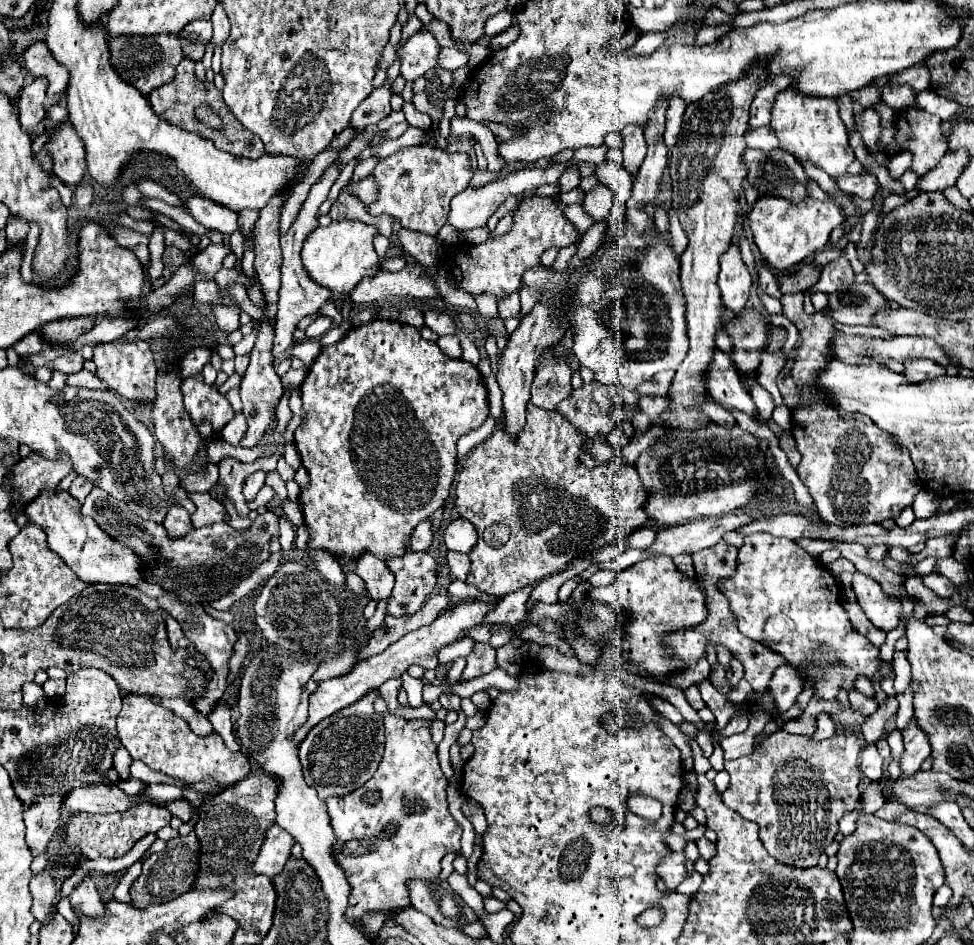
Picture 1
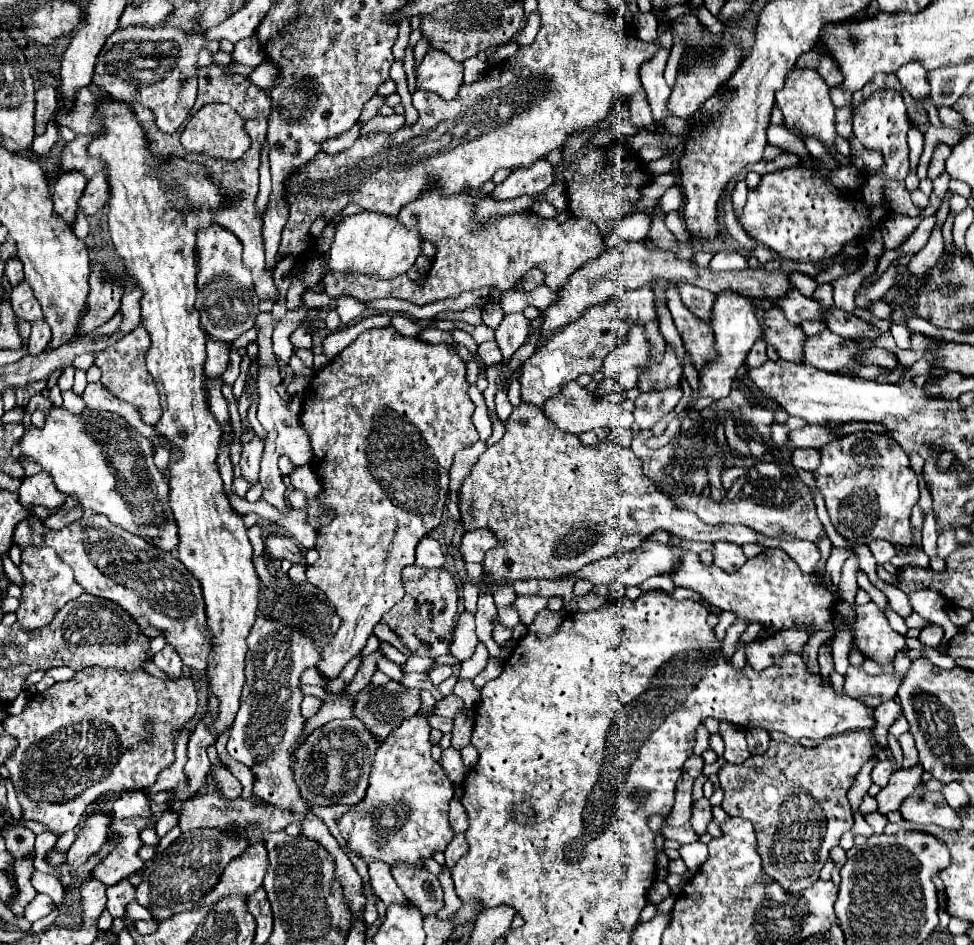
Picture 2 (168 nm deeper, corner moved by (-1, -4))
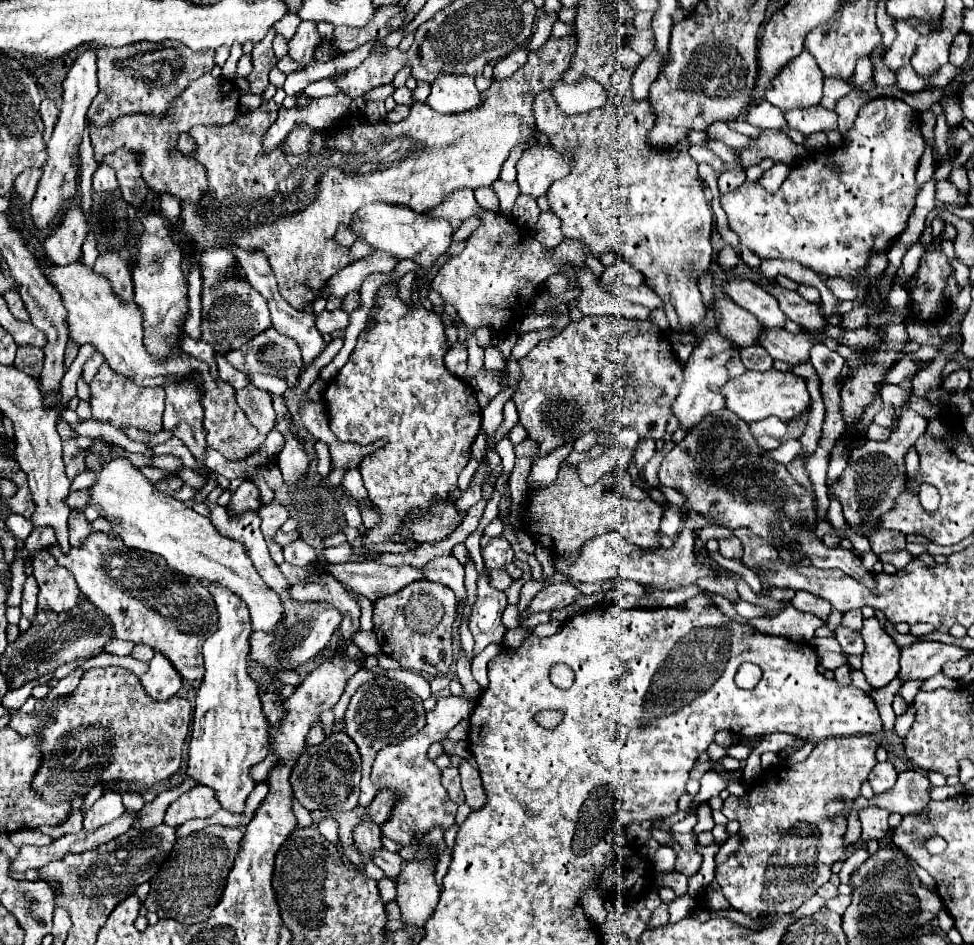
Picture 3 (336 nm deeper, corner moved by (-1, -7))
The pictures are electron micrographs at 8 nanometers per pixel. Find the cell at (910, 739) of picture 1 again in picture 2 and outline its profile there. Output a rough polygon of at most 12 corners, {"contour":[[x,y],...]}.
{"contour":[[922,764],[898,770],[876,796],[878,810],[888,814],[914,794]]}

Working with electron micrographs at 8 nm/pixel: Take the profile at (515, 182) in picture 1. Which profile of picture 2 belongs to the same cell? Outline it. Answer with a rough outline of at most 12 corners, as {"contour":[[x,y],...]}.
{"contour":[[548,160],[518,168],[490,192],[492,200],[538,194],[554,180]]}

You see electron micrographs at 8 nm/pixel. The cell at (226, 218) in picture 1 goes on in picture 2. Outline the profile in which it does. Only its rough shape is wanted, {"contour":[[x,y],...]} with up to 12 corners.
{"contour":[[200,228],[202,328],[232,342],[254,326],[258,296],[242,244]]}

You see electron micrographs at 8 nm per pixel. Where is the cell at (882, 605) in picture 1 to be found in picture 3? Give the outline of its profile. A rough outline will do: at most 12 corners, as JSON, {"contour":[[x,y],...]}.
{"contour":[[876,617],[864,619],[862,673],[886,687],[900,671],[900,649]]}

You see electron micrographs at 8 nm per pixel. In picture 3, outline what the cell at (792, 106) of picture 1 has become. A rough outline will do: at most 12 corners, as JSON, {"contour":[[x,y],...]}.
{"contour":[[804,49],[764,99],[782,111],[818,105],[824,73]]}

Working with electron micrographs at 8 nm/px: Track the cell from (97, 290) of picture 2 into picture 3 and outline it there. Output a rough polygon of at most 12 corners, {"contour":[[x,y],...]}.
{"contour":[[116,251],[102,253],[94,271],[112,283],[124,301],[134,297],[128,261]]}

